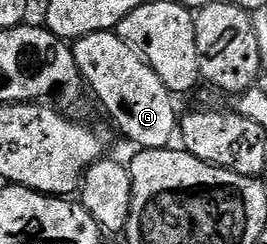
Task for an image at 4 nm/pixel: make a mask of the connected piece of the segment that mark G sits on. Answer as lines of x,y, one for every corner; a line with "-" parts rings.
101,31
85,35
73,40
72,46
76,65
82,72
85,86
89,90
91,87
98,94
99,101
106,106
106,111
114,118
115,125
132,142
139,143
137,145
139,148
148,151
155,151
161,147
169,148
173,144
170,143
173,139
175,142
176,132
180,127
180,111
174,108
176,96
173,91
168,89
168,85
164,85
164,81
160,81
160,77
156,77
156,73
142,60
141,55
136,54
128,45
124,45
124,41
120,41
120,37
114,31

